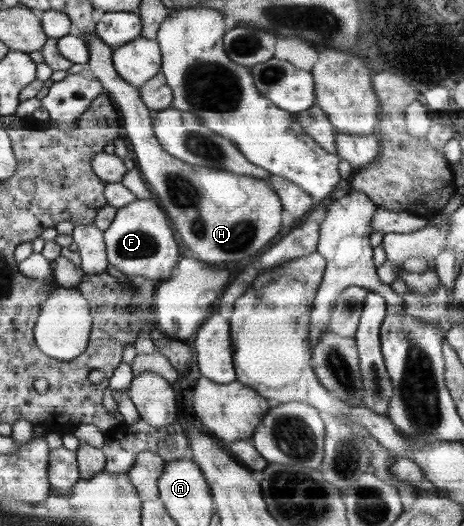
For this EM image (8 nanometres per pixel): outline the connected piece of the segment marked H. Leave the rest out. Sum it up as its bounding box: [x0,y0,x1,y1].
[83,34,287,262]

